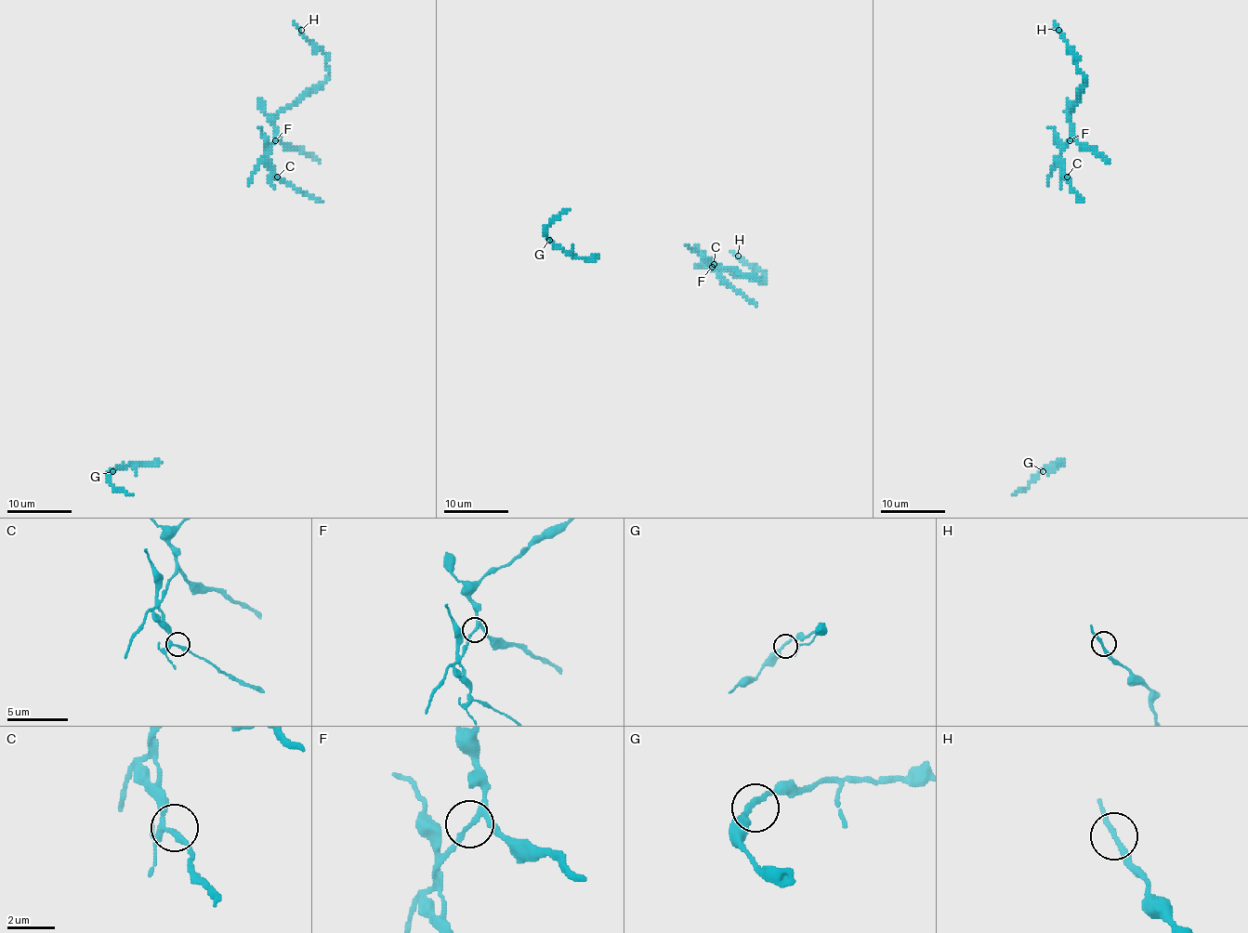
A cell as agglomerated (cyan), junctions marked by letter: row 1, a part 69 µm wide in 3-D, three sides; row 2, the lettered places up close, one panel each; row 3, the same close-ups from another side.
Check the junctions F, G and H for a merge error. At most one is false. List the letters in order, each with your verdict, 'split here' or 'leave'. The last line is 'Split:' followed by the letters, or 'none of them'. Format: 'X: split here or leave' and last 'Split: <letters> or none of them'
F: split here
G: leave
H: leave
Split: F

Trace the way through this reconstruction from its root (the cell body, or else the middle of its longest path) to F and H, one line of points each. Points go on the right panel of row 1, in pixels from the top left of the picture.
F: (1049, 185), (1054, 162), (1070, 139)
H: (1049, 185), (1054, 162), (1072, 135), (1071, 109), (1084, 84), (1084, 75), (1078, 69), (1078, 58), (1058, 30)

